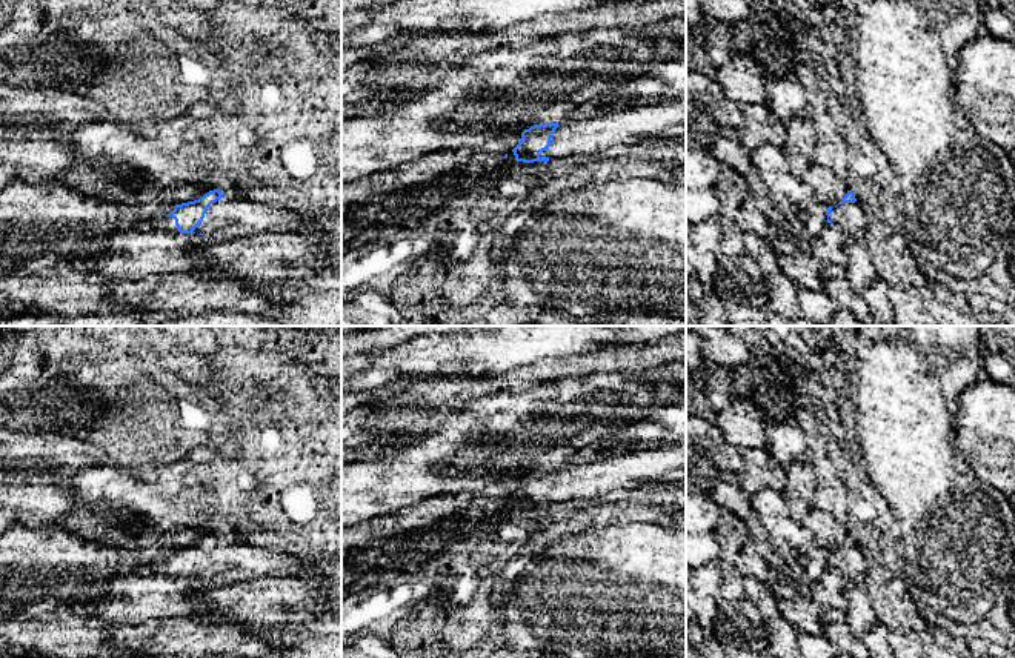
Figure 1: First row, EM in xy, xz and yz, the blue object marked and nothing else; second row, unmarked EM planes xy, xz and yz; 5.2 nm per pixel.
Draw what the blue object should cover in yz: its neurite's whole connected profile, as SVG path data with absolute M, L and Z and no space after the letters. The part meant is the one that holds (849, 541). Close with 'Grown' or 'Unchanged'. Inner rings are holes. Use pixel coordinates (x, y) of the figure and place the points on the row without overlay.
M847 535L837 550L827 552L827 567L837 569L847 583L861 583L867 570L867 558L857 547L855 538Z. Grown

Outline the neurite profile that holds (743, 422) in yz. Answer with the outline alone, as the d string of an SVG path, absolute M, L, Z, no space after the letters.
M734 395L715 417L715 424L734 447L767 449L767 414L760 398Z

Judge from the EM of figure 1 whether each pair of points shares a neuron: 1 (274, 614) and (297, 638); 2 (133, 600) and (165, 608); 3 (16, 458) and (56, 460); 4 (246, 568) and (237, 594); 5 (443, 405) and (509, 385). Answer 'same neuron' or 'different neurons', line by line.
1: different neurons
2: same neuron
3: same neuron
4: different neurons
5: same neuron

